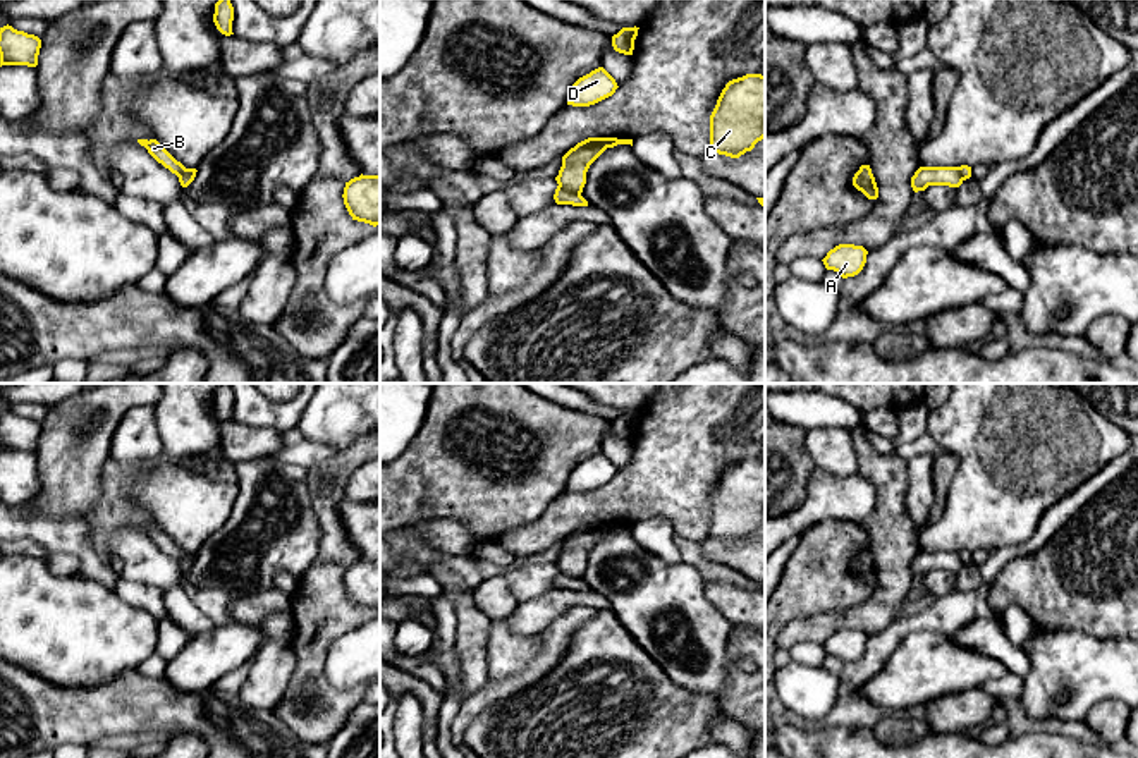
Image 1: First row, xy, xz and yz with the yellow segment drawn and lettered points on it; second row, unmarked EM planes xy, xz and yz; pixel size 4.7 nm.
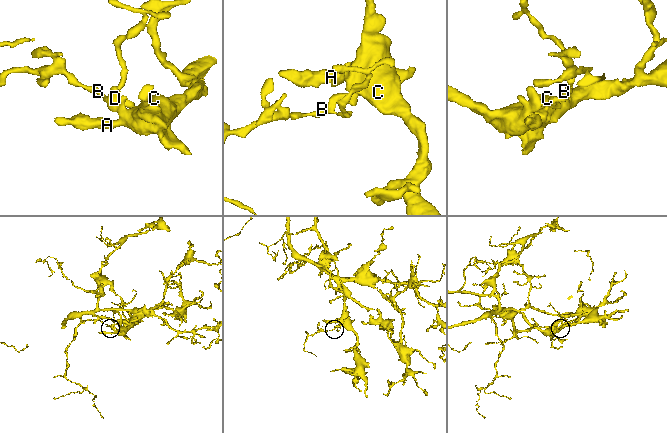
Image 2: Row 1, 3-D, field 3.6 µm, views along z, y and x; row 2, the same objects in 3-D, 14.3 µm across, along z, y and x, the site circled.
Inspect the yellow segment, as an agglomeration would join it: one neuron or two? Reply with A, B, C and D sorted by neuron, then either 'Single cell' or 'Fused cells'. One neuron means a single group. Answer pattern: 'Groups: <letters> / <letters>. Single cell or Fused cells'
Groups: A C D / B. Fused cells

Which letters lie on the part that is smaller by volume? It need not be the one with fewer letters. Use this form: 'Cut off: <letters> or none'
Cut off: B

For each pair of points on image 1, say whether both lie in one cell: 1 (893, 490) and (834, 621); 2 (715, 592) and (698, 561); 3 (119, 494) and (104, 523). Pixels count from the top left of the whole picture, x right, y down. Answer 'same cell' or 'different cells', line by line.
1: same cell
2: different cells
3: same cell

